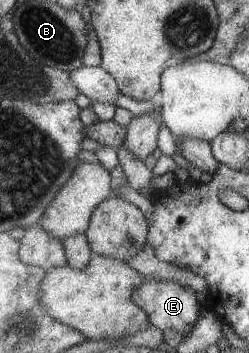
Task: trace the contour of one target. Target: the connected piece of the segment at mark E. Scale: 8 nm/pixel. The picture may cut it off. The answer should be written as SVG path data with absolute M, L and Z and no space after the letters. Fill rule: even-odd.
M148 280L133 289L132 300L149 314L150 323L164 331L172 328L175 332L186 335L193 328L198 317L198 303L194 297L194 290L186 286L179 286L173 281Z

